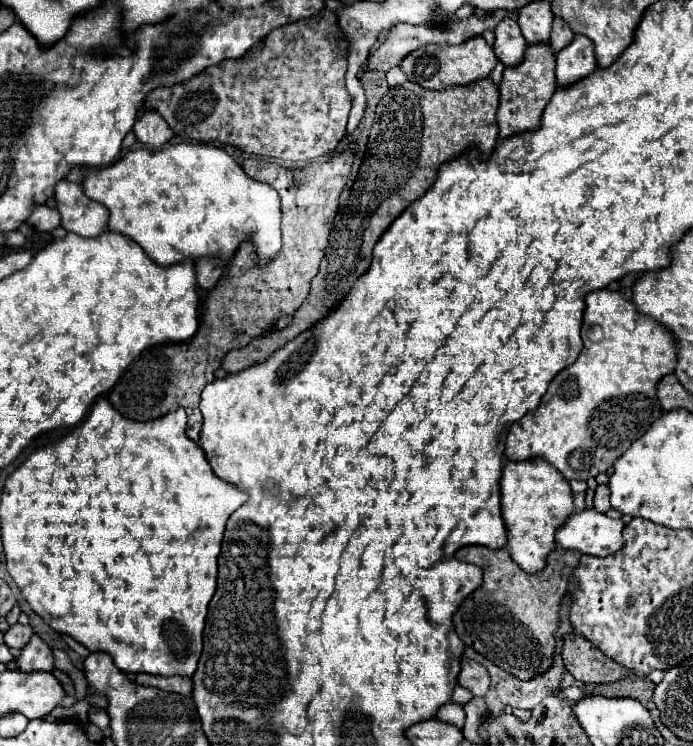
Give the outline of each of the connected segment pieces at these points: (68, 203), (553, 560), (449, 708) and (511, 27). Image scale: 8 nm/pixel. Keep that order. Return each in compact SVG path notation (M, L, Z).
M60 180L56 184L56 208L62 216L62 228L80 236L98 236L106 230L108 210L90 200L80 184Z
M556 546L548 556L546 566L528 574L510 558L508 548L460 548L456 552L458 560L476 564L484 570L482 586L464 598L452 618L460 640L520 680L530 680L546 672L554 654L552 634L558 628L558 608L566 594L570 572L578 566L580 556L578 550L568 552L566 548Z
M448 702L448 704L440 706L436 718L442 720L442 722L456 724L458 728L462 728L464 726L464 708L460 704L456 704L456 702Z
M506 16L494 30L496 40L494 40L494 54L504 66L516 66L522 62L524 48L528 42L524 40L518 22L510 16Z

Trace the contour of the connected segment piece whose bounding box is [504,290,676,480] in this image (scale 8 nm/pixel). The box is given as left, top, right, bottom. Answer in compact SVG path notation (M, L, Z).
M594 290L586 296L582 340L584 348L578 360L554 376L540 406L510 426L504 450L510 460L540 456L548 460L566 480L596 478L600 472L606 472L614 460L626 452L634 440L638 440L638 436L646 432L654 418L662 414L662 406L656 398L656 382L664 374L670 374L676 366L676 342L672 334L652 318L638 314L634 304L618 292Z

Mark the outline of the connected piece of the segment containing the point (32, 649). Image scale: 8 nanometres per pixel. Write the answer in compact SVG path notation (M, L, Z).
M32 634L30 642L26 644L26 648L22 648L22 654L16 660L16 664L24 672L34 672L34 670L50 672L54 668L52 652L50 652L48 644L38 634Z

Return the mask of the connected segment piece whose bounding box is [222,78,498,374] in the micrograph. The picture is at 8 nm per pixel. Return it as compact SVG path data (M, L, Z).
M490 78L476 80L476 82L466 84L466 86L450 86L450 88L444 88L444 90L426 90L426 88L418 86L416 82L404 82L402 86L390 88L382 96L380 104L376 106L376 118L374 118L370 138L368 138L368 144L366 144L364 162L362 162L358 178L352 186L348 206L344 210L340 210L338 218L334 220L334 226L332 226L334 232L330 232L330 242L328 242L328 248L326 248L326 256L320 264L320 272L312 280L310 296L294 312L294 320L292 320L290 326L286 326L284 330L268 332L260 338L254 338L244 348L230 350L222 358L222 370L232 374L232 372L240 372L242 368L246 368L250 364L266 360L270 356L270 352L274 352L274 348L280 348L282 344L286 344L288 340L298 336L304 328L310 328L318 318L326 316L328 310L338 300L342 300L342 296L350 290L354 280L360 274L364 274L364 270L370 266L372 248L378 242L378 238L382 236L382 232L398 218L398 214L402 214L418 196L422 196L430 188L430 184L436 178L436 172L438 172L440 164L460 156L472 144L478 146L484 156L488 156L492 152L492 148L498 142L496 110L498 110L498 86L494 82L490 82Z

